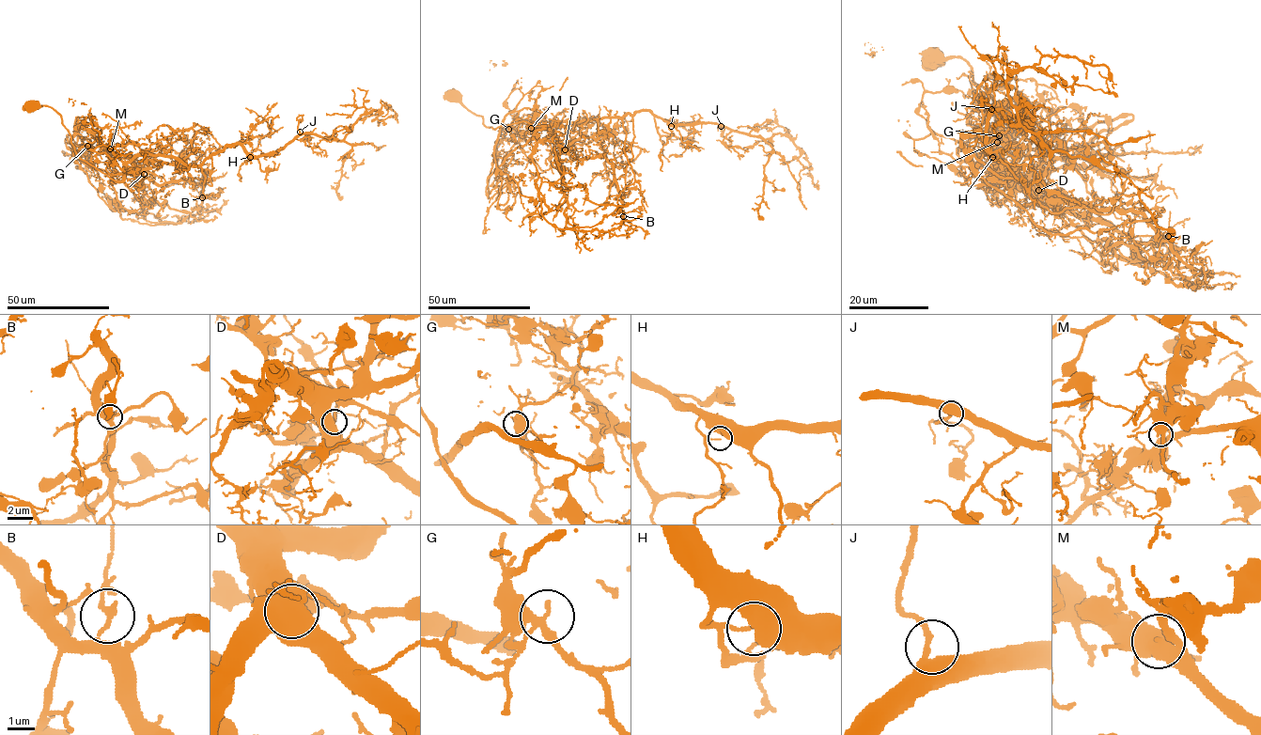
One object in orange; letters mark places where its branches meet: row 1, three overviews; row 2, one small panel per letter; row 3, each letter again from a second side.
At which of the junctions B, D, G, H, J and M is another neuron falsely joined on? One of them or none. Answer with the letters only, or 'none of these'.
D

